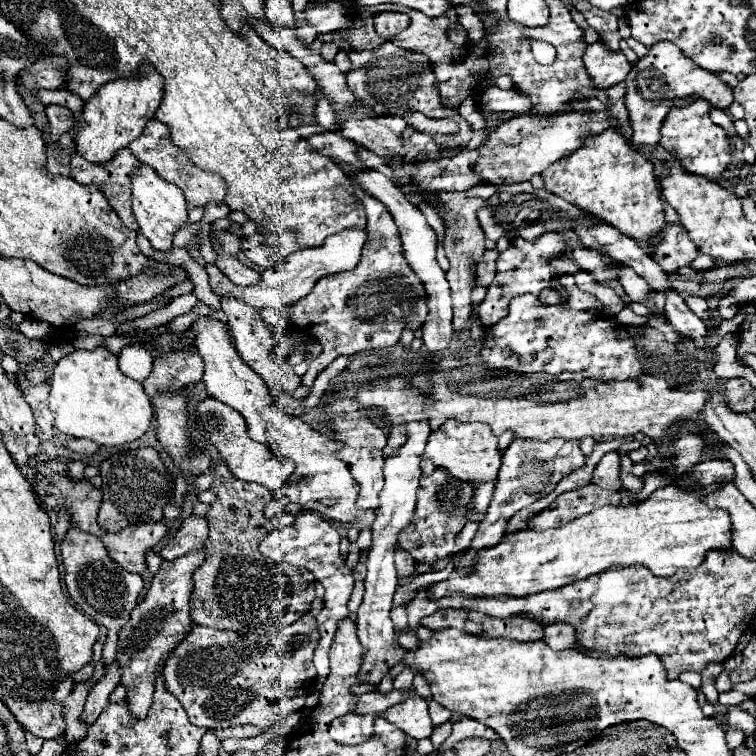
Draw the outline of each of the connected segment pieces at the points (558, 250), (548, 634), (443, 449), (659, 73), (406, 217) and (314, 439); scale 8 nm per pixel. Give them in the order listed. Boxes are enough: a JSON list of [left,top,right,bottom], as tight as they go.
[[478,232,564,326],[542,624,574,650],[424,420,502,484],[624,42,734,152],[356,170,454,352],[192,316,374,528]]

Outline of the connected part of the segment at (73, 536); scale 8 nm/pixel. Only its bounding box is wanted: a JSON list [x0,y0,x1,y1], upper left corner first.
[60,526,144,638]

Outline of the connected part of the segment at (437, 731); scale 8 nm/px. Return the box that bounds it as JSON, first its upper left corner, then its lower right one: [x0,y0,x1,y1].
[430,712,461,750]

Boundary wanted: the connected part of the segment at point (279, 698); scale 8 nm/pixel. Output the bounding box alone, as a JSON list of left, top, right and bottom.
[164,612,318,732]

